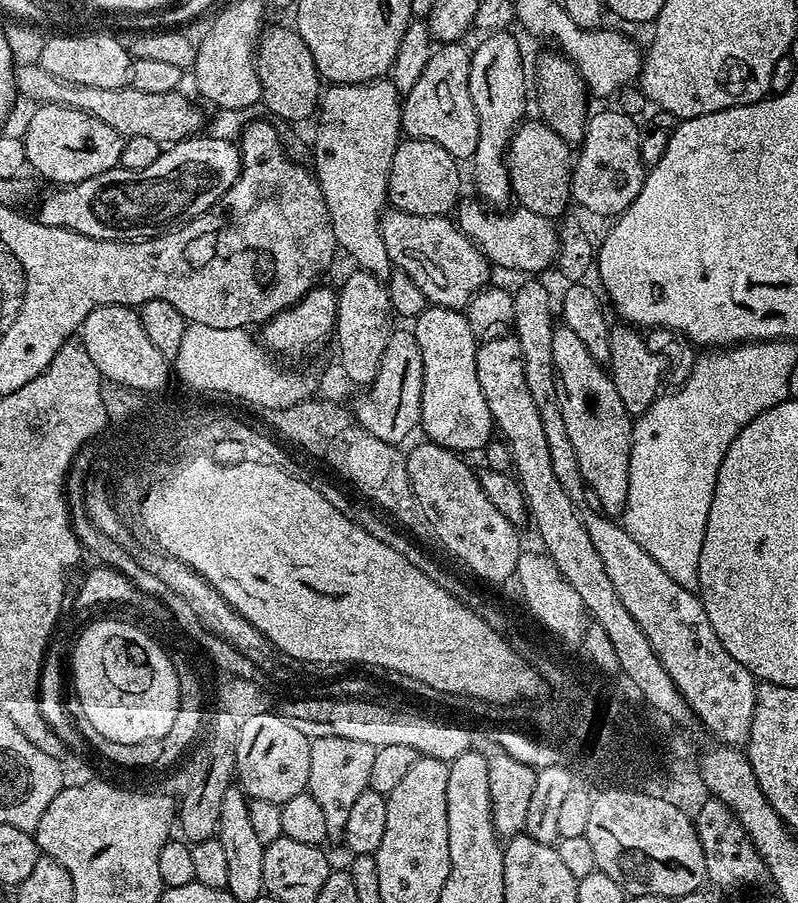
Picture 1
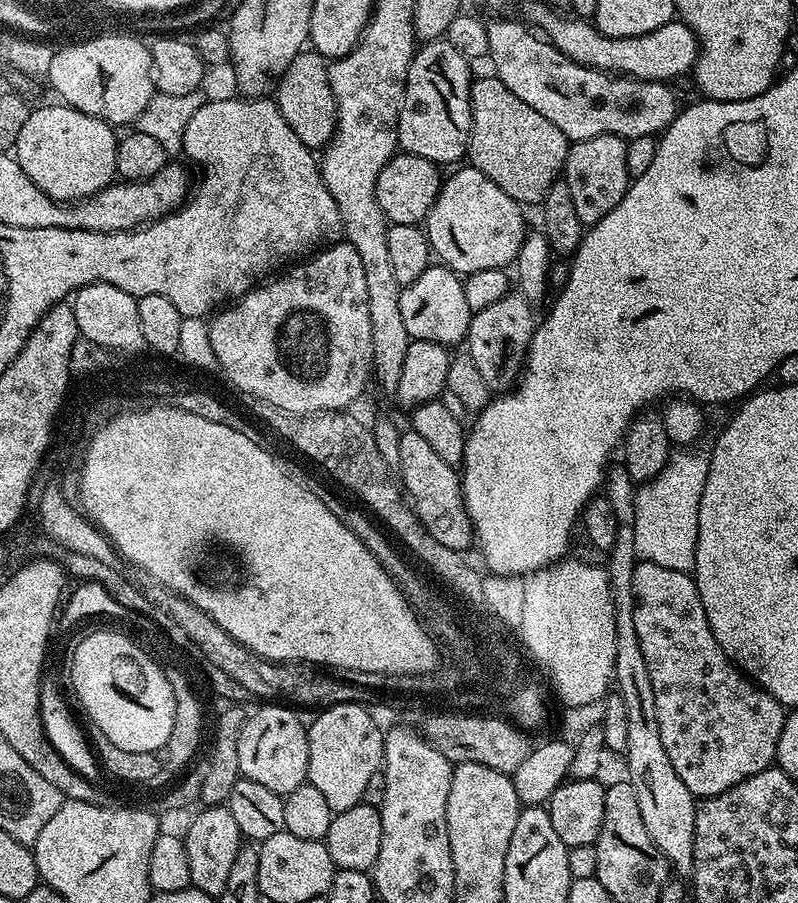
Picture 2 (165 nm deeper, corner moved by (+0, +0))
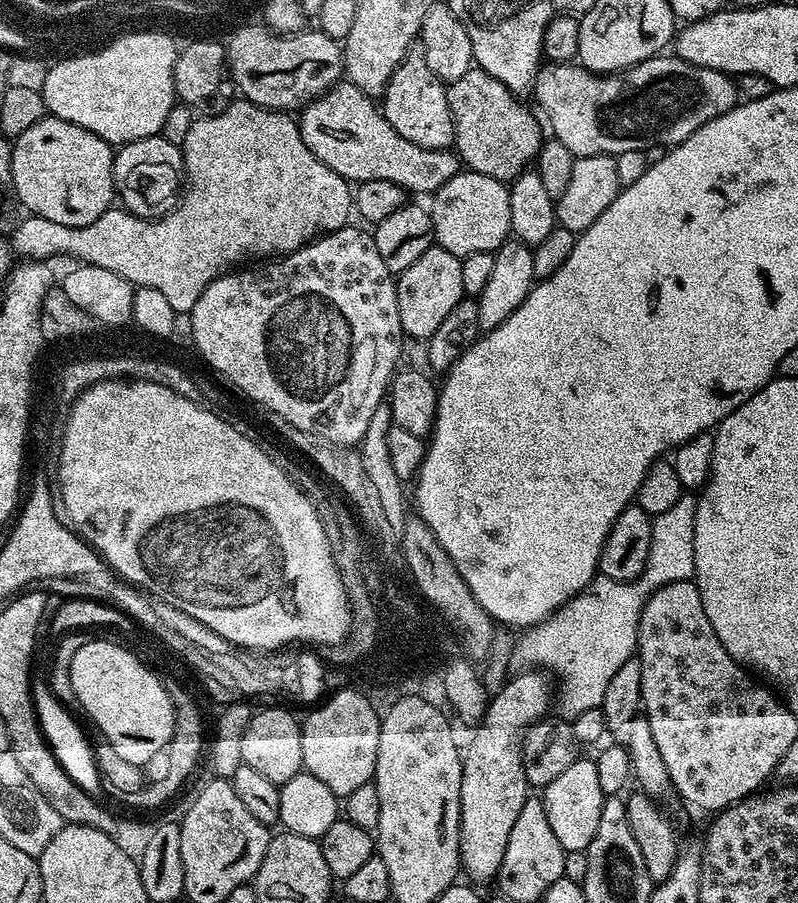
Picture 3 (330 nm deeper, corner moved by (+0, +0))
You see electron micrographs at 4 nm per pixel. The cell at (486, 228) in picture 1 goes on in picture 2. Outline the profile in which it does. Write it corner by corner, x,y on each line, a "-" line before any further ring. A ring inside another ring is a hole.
460,166
455,169
452,177
445,179
440,186
440,193
434,206
428,211
426,231
428,245
438,257
439,263
452,269
457,274
467,274
478,270
507,269
515,261
518,250
526,235
524,228
525,209
517,204
506,190
499,188
486,174
471,166

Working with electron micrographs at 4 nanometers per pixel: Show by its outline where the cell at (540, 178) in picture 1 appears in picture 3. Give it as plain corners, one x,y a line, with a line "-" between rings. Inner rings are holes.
473,66
462,78
447,85
456,142
454,151
465,169
486,174
495,180
511,182
540,154
542,135
536,116
498,78

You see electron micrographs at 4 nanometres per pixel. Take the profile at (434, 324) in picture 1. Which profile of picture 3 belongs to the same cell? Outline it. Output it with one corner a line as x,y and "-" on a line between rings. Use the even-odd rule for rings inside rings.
433,246
404,272
399,273
396,280
396,297
398,298
398,314
402,318
405,337
421,336
427,338
446,322
446,314
454,310
461,300
465,299
462,290
461,257
450,254
450,250

